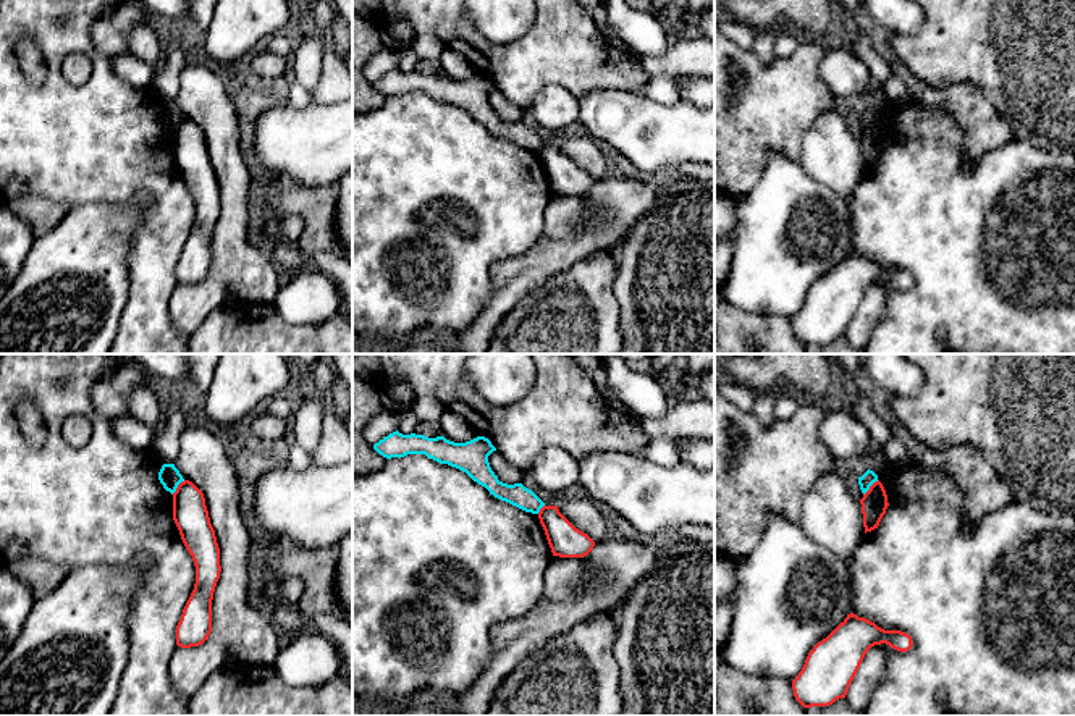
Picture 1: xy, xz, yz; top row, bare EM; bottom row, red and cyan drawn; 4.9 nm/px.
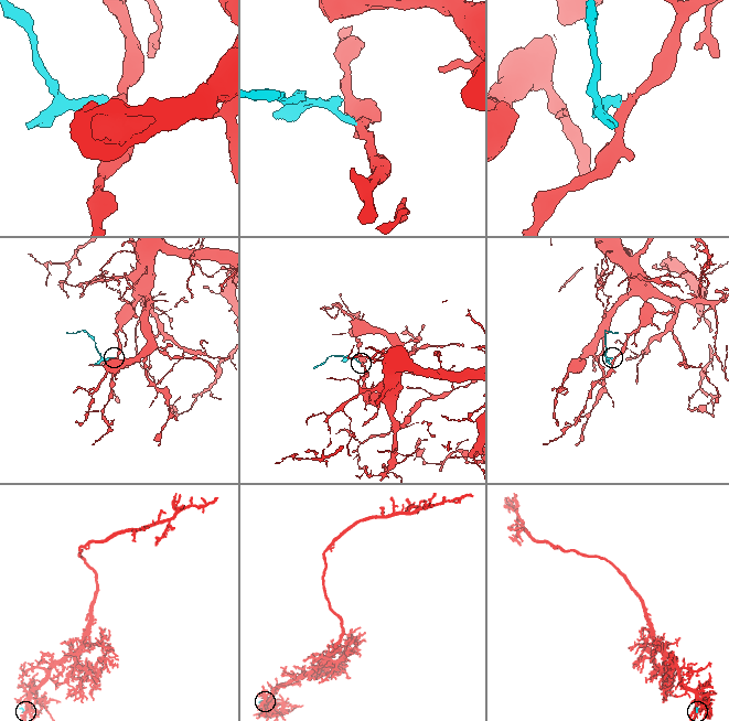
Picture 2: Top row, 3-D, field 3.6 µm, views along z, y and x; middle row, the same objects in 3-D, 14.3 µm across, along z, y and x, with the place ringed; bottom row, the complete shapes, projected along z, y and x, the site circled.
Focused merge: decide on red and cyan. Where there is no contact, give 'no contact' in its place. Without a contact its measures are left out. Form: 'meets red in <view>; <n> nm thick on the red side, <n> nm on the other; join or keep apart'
meets red in yz; 130 nm thick on the red side, 70 nm on the other; keep apart

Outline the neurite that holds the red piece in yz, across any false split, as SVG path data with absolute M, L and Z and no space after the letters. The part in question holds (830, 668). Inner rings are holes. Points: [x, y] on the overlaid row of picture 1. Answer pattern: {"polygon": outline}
{"polygon": "M850 613L808 653L799 676L792 680L795 700L803 708L829 706L845 698L865 655L875 645L886 643L908 651L912 637L900 630L884 630L875 622Z"}

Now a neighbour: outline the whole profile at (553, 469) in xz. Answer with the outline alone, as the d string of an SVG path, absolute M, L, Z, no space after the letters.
M553 446L542 449L525 470L533 482L546 491L561 493L579 483L579 459L572 457L566 449Z

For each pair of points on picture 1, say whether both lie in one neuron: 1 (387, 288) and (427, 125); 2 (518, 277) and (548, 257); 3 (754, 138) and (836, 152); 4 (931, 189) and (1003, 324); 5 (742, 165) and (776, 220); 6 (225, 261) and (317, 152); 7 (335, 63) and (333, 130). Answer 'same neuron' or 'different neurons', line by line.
1: same neuron
2: same neuron
3: different neurons
4: same neuron
5: different neurons
6: different neurons
7: different neurons

